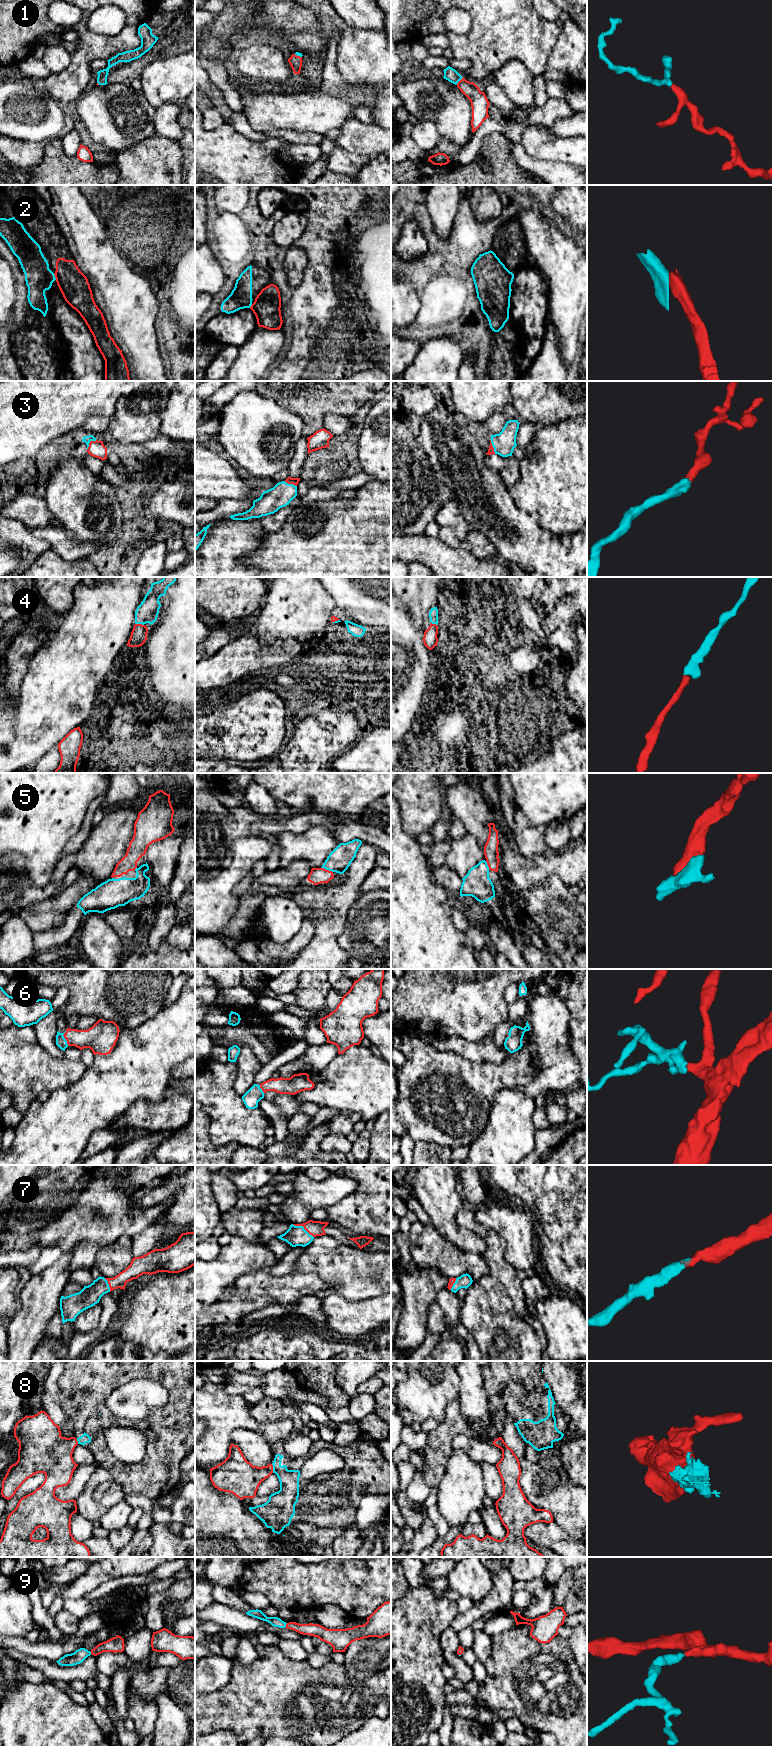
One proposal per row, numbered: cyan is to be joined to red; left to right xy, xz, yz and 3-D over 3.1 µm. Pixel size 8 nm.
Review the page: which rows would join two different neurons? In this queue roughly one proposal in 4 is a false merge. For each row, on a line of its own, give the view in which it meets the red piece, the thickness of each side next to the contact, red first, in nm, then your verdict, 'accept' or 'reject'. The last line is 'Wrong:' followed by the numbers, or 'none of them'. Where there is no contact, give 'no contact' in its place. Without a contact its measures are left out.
1: contact in yz; calibres 140 and 110 nm; accept
2: contact in xy; calibres 240 and 220 nm; accept
3: contact in xy; calibres 130 and 60 nm; accept
4: contact in xy; calibres 130 and 180 nm; accept
5: contact in xz; calibres 130 and 180 nm; accept
6: contact in xy; calibres 190 and 90 nm; accept
7: contact in xz; calibres 130 and 160 nm; accept
8: contact in xz; calibres 280 and 160 nm; reject
9: contact in xz; calibres 110 and 80 nm; accept
Wrong: 8

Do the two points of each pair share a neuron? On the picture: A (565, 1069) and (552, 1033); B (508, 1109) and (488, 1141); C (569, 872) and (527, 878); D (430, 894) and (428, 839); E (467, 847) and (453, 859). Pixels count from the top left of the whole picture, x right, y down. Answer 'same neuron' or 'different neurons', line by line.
A: same neuron
B: same neuron
C: same neuron
D: different neurons
E: same neuron

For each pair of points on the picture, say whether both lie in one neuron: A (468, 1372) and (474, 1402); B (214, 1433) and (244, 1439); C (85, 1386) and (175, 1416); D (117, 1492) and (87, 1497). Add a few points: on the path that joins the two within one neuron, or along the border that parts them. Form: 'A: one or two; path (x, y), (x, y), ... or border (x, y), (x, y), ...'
A: one; path (471, 1379), (472, 1395)
B: two; border (253, 1430), (236, 1428), (232, 1433), (231, 1443)
C: one; path (103, 1410), (111, 1418), (121, 1422), (151, 1423)
D: one; path (110, 1498), (105, 1503), (94, 1503)

